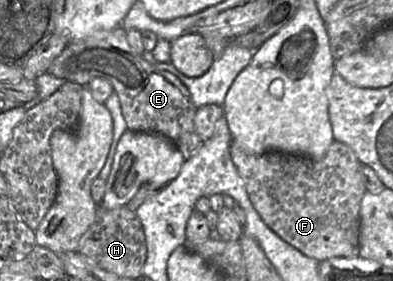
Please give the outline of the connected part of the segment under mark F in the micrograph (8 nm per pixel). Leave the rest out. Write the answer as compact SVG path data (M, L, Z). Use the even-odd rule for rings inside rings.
M232 140L230 155L254 208L283 240L319 262L332 257L358 256L360 204L367 189L362 175L363 164L348 145L334 140L322 159L313 160L278 151L248 154Z

